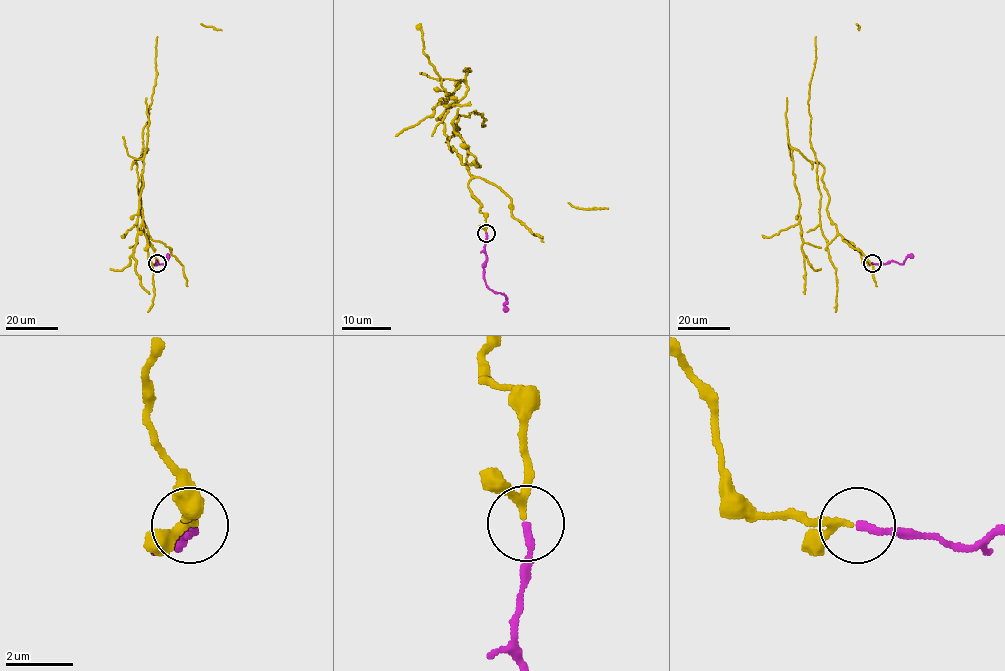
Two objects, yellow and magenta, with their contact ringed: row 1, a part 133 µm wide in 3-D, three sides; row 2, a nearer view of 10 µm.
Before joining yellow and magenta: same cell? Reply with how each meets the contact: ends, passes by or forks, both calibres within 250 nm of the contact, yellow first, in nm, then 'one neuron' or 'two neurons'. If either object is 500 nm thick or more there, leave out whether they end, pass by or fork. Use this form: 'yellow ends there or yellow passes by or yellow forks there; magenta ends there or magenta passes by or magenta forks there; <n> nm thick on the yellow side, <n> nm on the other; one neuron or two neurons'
yellow passes by; magenta ends there; 190 nm thick on the yellow side, 220 nm on the other; one neuron

